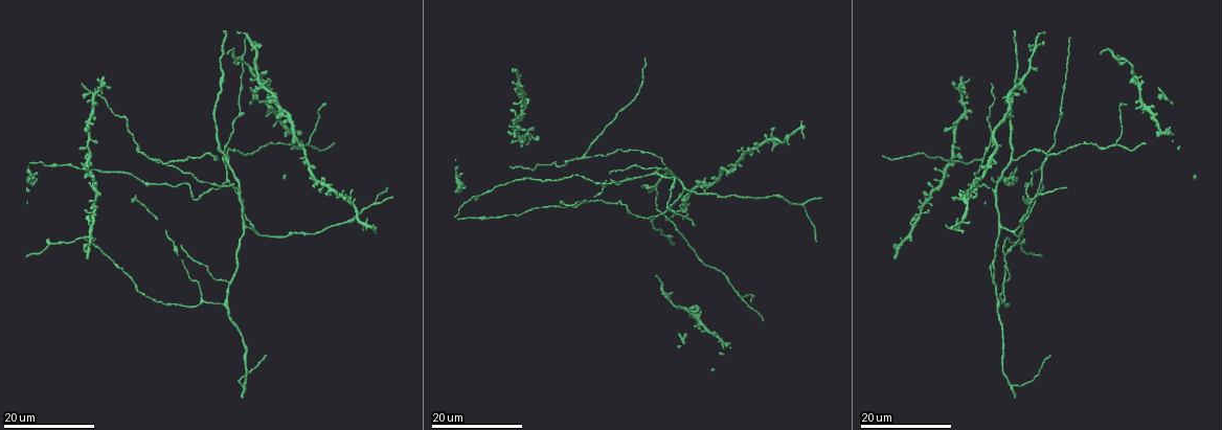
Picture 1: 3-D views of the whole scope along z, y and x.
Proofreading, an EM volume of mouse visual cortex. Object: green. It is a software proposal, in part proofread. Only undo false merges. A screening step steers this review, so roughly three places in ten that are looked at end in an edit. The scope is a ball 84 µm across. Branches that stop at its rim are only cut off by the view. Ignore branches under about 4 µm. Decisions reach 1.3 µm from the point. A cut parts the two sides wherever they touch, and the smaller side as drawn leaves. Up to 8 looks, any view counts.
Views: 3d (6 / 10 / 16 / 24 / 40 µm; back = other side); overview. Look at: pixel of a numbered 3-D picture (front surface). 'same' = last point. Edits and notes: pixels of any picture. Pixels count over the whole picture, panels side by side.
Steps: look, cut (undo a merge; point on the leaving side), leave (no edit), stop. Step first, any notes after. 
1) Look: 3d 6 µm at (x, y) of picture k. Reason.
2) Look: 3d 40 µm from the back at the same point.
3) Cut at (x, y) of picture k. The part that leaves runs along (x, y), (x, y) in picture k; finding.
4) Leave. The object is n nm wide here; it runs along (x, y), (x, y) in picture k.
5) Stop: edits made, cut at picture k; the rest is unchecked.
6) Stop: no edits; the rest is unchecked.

Look: 3d 16 µm at (1000, 305) of picture 1. Branch point.

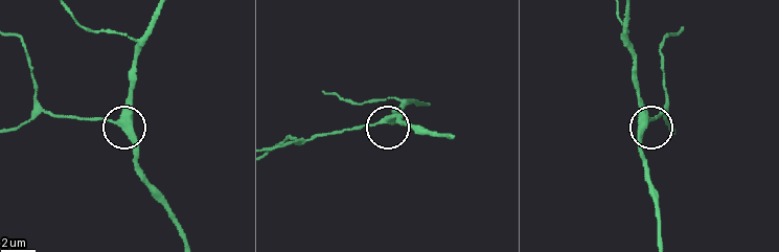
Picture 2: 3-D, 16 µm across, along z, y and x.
Look: 3d 6 µm at (385, 121) of picture 2. Zoom in.

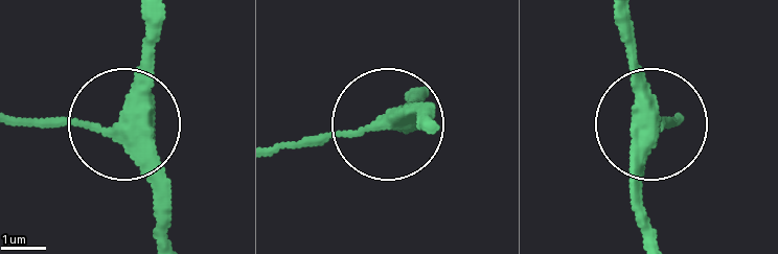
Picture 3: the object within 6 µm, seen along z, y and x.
Look: 3d 6 µm from the back at (389, 118) of picture 3.

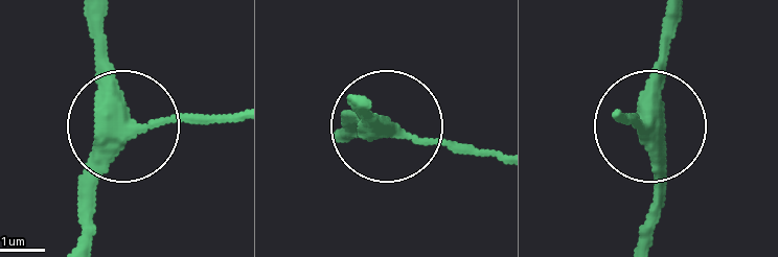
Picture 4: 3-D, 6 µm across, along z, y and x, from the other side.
Leave. The object is 370 nm wide here; it runs along (87, 22), (120, 145), (79, 220) in picture 4; one neuron here.

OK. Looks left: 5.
Look: 3d 16 µm at (994, 285) of picture 1. Branch point.

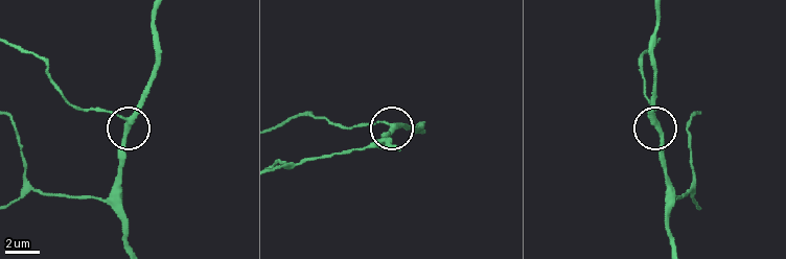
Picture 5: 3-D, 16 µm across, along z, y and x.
Look: 3d 10 µm at (125, 117) of picture 5.

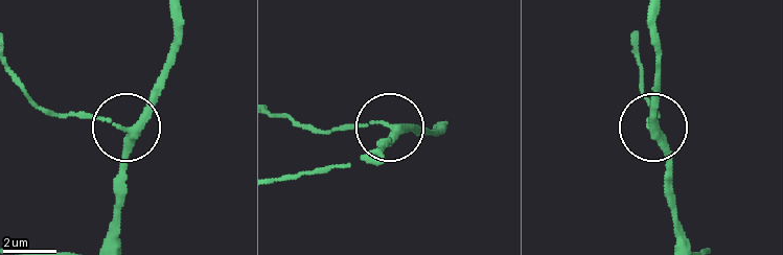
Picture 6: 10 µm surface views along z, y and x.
Leave. The object is 240 nm wide here; it runs along (173, 15), (161, 89), (132, 123), (118, 128), (53, 112) in picture 6; one neuron here.

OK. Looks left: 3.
Look: 3d 16 µm at (243, 228) of picture 1. Three-way junction.

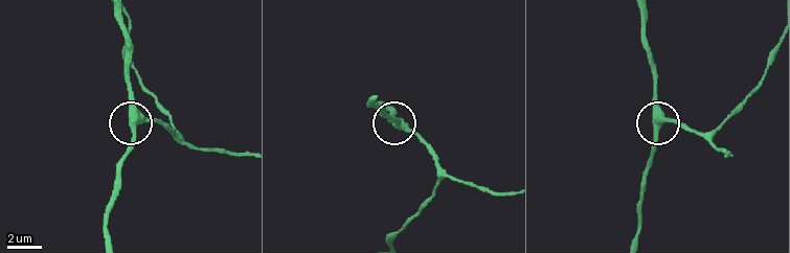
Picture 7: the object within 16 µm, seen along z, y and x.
Look: 3d 6 µm at (132, 118) of picture 7.

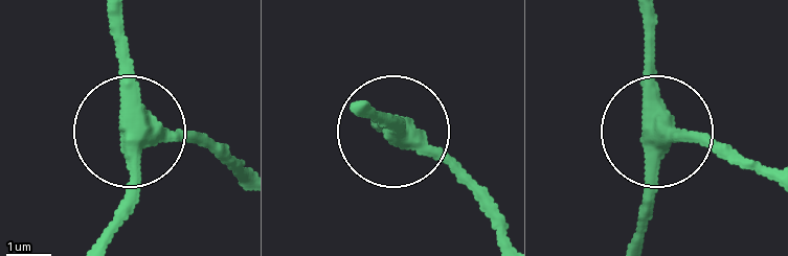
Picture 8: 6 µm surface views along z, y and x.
Leave. The object is 390 nm wide here; continuous, no second neuron.

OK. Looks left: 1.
Stop: no edits; the rest is unchecked.

